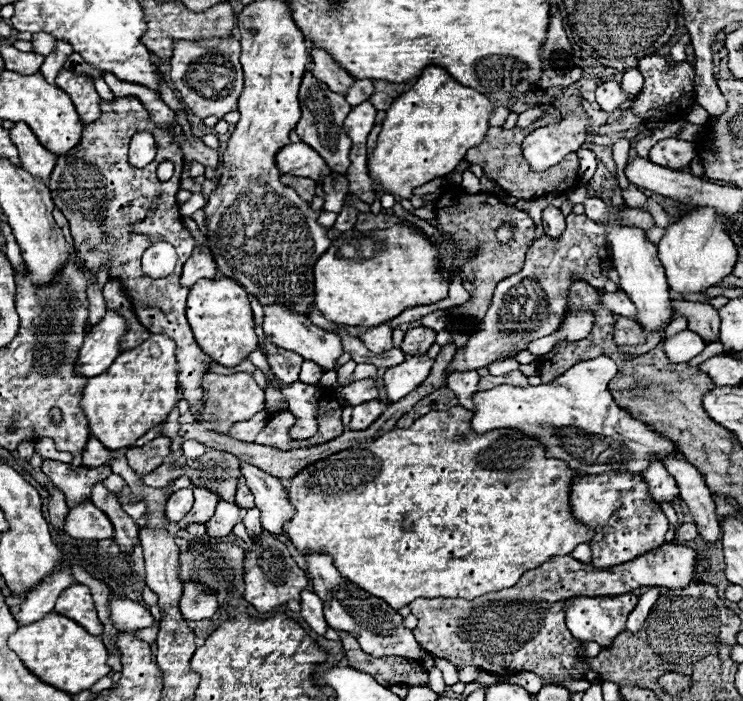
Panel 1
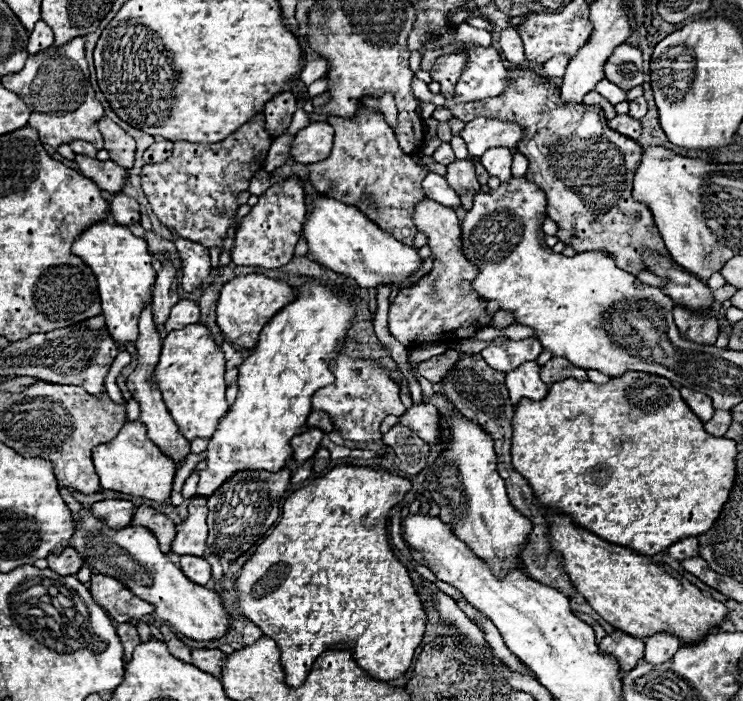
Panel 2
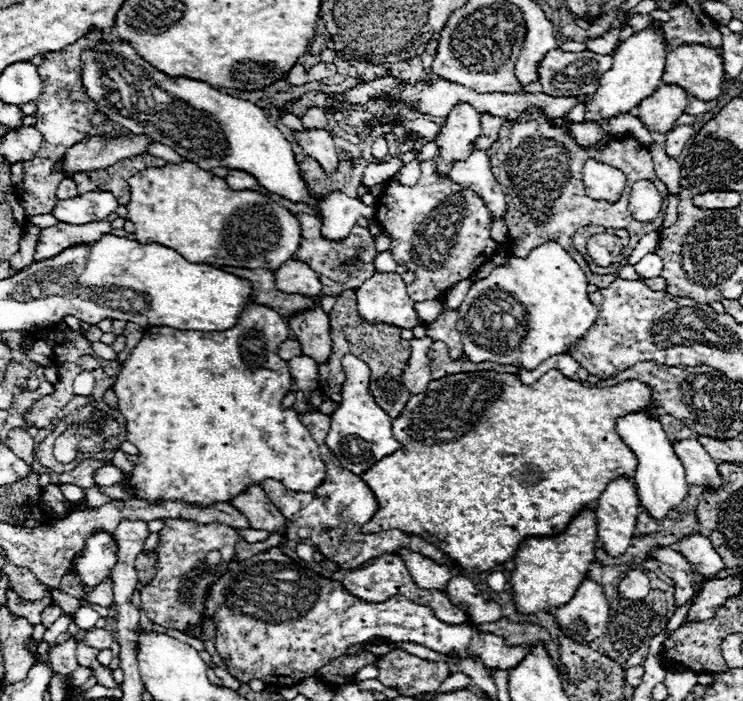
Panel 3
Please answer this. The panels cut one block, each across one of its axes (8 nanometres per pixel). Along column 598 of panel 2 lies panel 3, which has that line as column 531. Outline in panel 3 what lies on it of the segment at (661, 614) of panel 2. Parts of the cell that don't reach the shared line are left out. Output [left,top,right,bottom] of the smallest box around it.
[510,508,596,616]

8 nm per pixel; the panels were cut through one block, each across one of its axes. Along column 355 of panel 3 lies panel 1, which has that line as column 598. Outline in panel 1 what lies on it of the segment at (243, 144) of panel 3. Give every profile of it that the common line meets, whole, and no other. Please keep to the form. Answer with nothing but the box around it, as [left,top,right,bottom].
[584,198,672,330]

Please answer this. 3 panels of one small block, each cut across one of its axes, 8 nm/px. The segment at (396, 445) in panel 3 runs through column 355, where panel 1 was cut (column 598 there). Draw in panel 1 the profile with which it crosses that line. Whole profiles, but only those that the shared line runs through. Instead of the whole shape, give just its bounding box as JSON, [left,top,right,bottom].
[470,356,676,474]

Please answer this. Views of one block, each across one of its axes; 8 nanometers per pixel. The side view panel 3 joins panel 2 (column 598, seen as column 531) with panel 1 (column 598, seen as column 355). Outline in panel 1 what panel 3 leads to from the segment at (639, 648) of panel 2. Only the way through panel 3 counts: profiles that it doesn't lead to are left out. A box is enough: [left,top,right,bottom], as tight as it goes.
[564,594,638,648]

